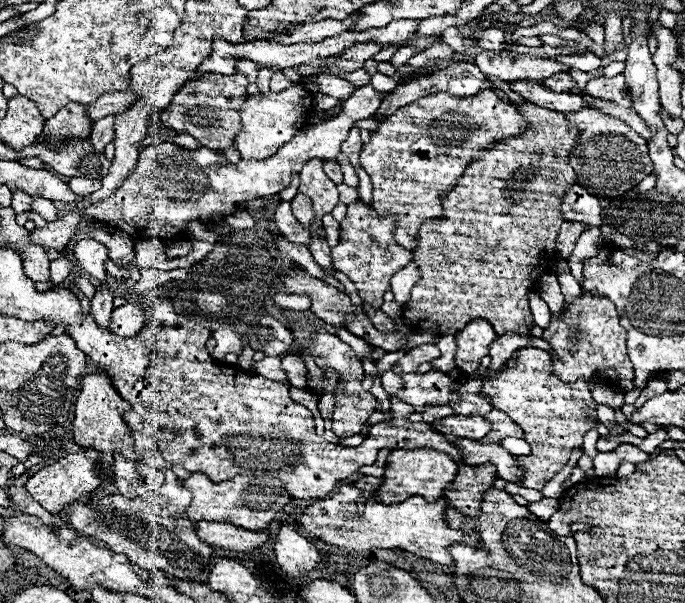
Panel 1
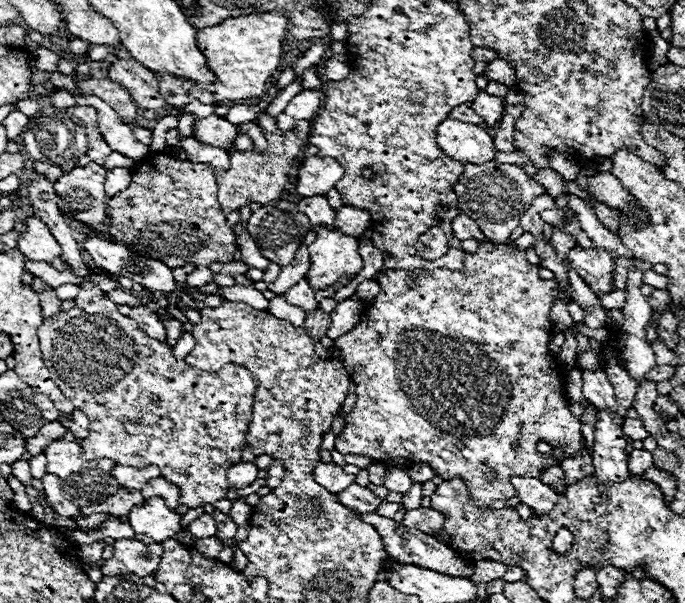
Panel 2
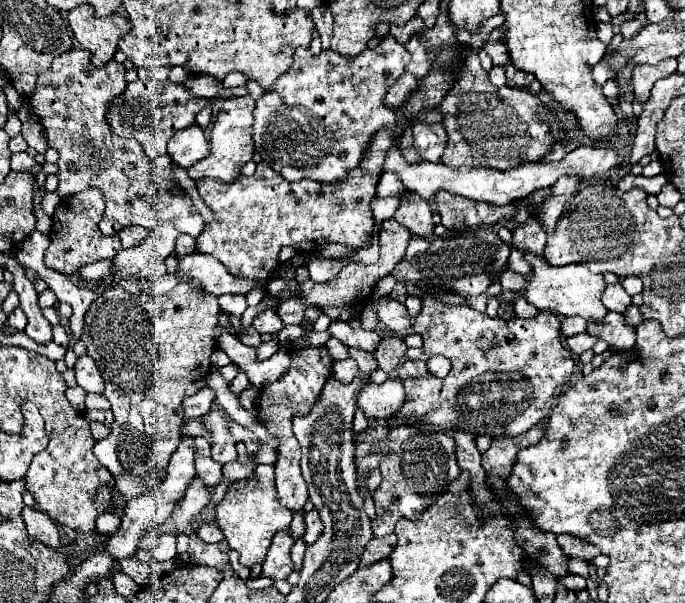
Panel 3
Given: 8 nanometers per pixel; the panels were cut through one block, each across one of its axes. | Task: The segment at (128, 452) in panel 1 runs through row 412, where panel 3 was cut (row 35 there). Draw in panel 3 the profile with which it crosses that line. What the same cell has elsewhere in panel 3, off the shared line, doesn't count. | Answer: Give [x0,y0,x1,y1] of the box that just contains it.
[68,4,130,68]

